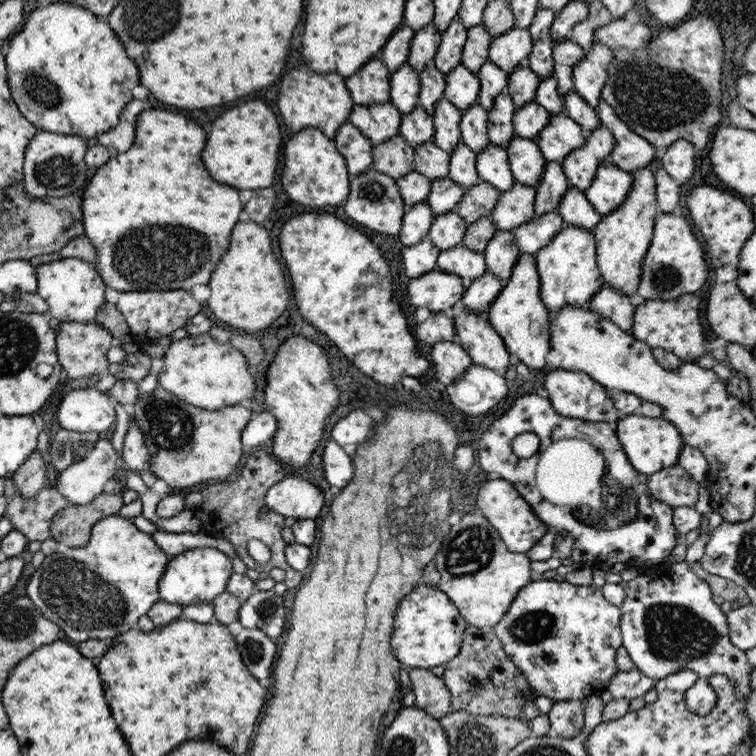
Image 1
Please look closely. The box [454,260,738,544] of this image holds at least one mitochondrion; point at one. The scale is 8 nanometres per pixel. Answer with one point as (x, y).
(616, 508)

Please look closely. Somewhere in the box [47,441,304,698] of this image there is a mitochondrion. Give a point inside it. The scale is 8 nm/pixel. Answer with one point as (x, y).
(254, 651)

